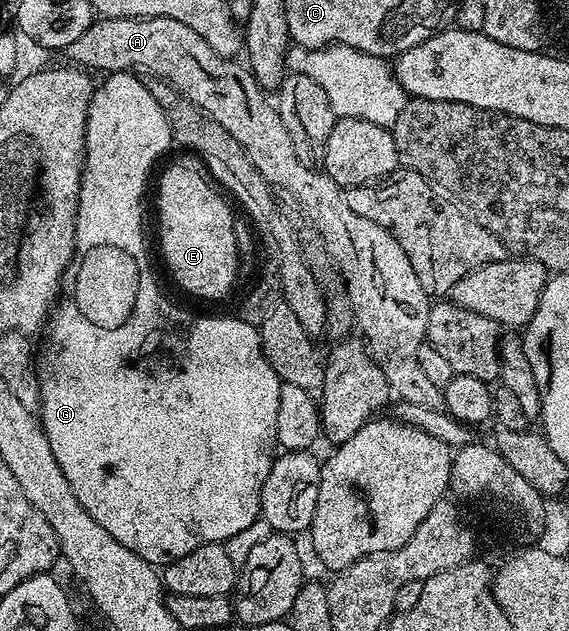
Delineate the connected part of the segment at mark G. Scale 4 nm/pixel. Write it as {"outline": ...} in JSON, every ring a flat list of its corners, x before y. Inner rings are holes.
{"outline":[[132,72,110,73,104,78,105,86,98,84,93,91,93,102,89,104,87,111,87,127,85,128,85,168,81,170,81,186,79,187,79,199,77,200,77,247,75,250,75,264,71,269,71,279,66,280,63,285,63,296,56,302,51,316,47,322,47,334,49,338,45,341,45,346,40,346,37,362,37,378,39,379,39,391,41,392,41,408,39,410,39,423,47,435,47,443,51,443,51,455,55,455,55,463,63,470,63,475,67,475,67,483,71,483,71,491,75,491,75,499,83,503,87,515,107,531,107,535,112,535,114,539,119,539,123,547,135,551,139,559,143,559,147,564,154,567,164,567,171,564,175,559,183,559,183,555,191,555,195,547,204,545,216,545,231,539,231,535,239,535,239,531,244,531,246,527,251,527,261,517,261,492,263,483,273,466,273,459,278,452,277,432,275,431,275,419,279,416,279,391,283,384,277,372,267,363,263,355,261,346,261,335,258,326,243,323,236,315,229,317,192,317,185,309,180,309,177,305,169,305,167,298,161,294,161,289,157,286,157,281,153,278,153,269,149,266,149,253,145,250,145,233,141,230,141,200,145,197,145,184,149,181,149,172,153,169,153,164,168,151,171,146,169,135,169,120,163,115,163,107,155,103,155,95,151,95,148,84,140,76]]}

